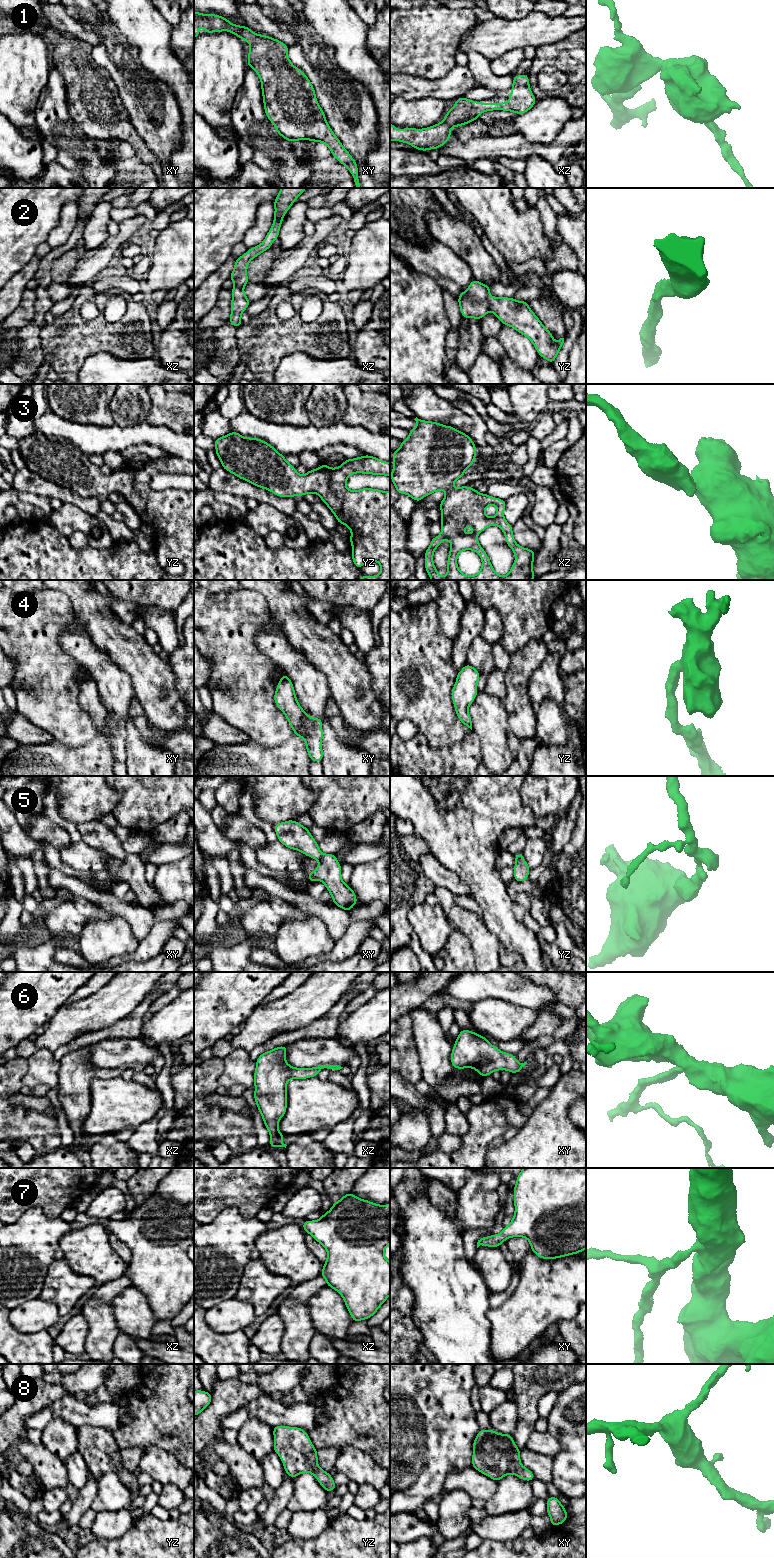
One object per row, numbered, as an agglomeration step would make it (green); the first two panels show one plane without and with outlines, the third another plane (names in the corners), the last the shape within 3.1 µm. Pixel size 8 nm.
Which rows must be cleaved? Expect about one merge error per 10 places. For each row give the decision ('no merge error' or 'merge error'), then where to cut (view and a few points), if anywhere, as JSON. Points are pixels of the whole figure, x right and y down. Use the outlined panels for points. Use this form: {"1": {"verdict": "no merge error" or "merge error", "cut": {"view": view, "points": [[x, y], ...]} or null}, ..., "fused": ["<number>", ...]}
{"1": {"verdict": "no merge error", "cut": null}, "2": {"verdict": "no merge error", "cut": null}, "3": {"verdict": "no merge error", "cut": null}, "4": {"verdict": "no merge error", "cut": null}, "5": {"verdict": "no merge error", "cut": null}, "6": {"verdict": "no merge error", "cut": null}, "7": {"verdict": "no merge error", "cut": null}, "8": {"verdict": "no merge error", "cut": null}, "fused": []}

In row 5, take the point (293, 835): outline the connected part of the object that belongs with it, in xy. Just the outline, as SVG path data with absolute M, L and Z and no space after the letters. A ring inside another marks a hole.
M294 820L273 825L278 841L292 850L301 851L304 855L319 861L318 867L307 878L313 883L322 881L326 890L331 893L334 905L351 911L358 904L351 886L347 886L341 878L341 865L334 854L323 854L308 828Z

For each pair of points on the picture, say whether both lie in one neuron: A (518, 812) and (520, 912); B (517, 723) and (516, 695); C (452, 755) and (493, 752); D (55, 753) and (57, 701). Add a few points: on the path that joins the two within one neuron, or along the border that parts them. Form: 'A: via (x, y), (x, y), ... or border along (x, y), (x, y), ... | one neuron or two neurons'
A: border along (513, 901), (514, 916), (521, 922) | two neurons
B: via (517, 716), (516, 702) | one neuron
C: border along (472, 731), (478, 738), (479, 754), (482, 761) | two neurons
D: border along (55, 739), (70, 746), (79, 746) | two neurons

